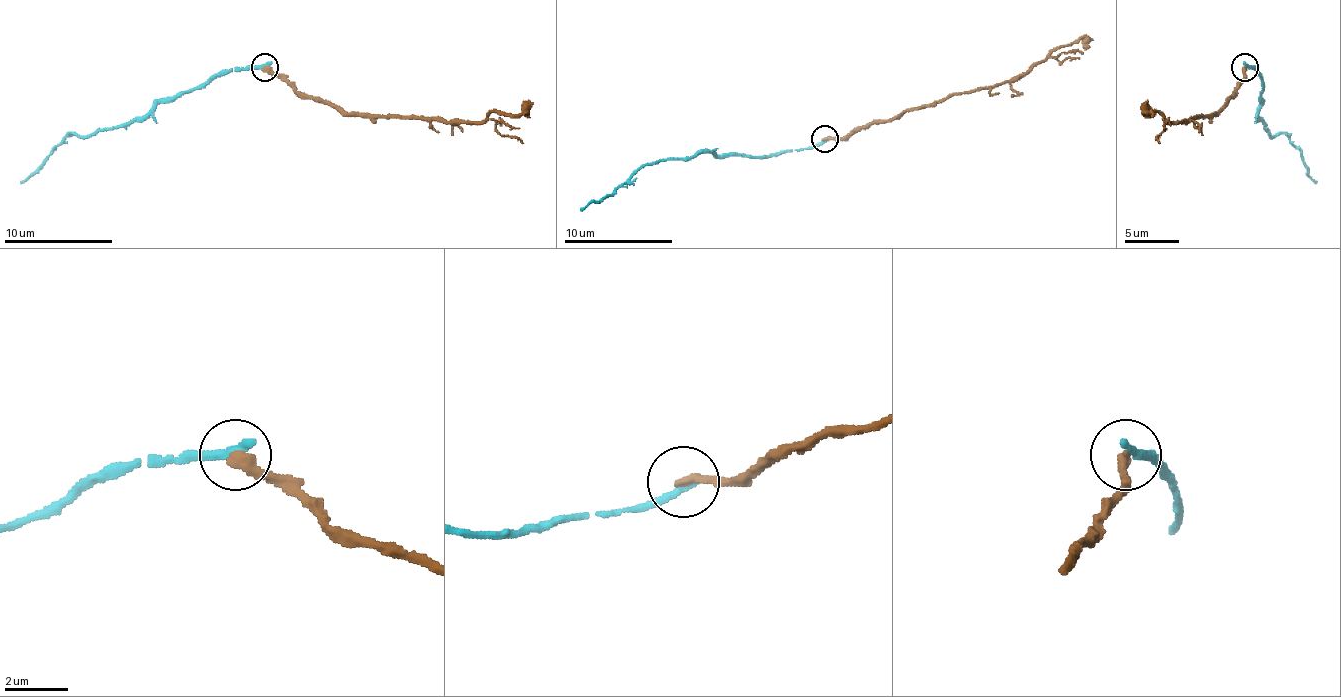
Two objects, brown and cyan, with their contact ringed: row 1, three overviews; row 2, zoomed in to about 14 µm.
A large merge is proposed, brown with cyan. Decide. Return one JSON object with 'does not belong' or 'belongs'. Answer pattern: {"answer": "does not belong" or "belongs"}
{"answer": "does not belong"}

